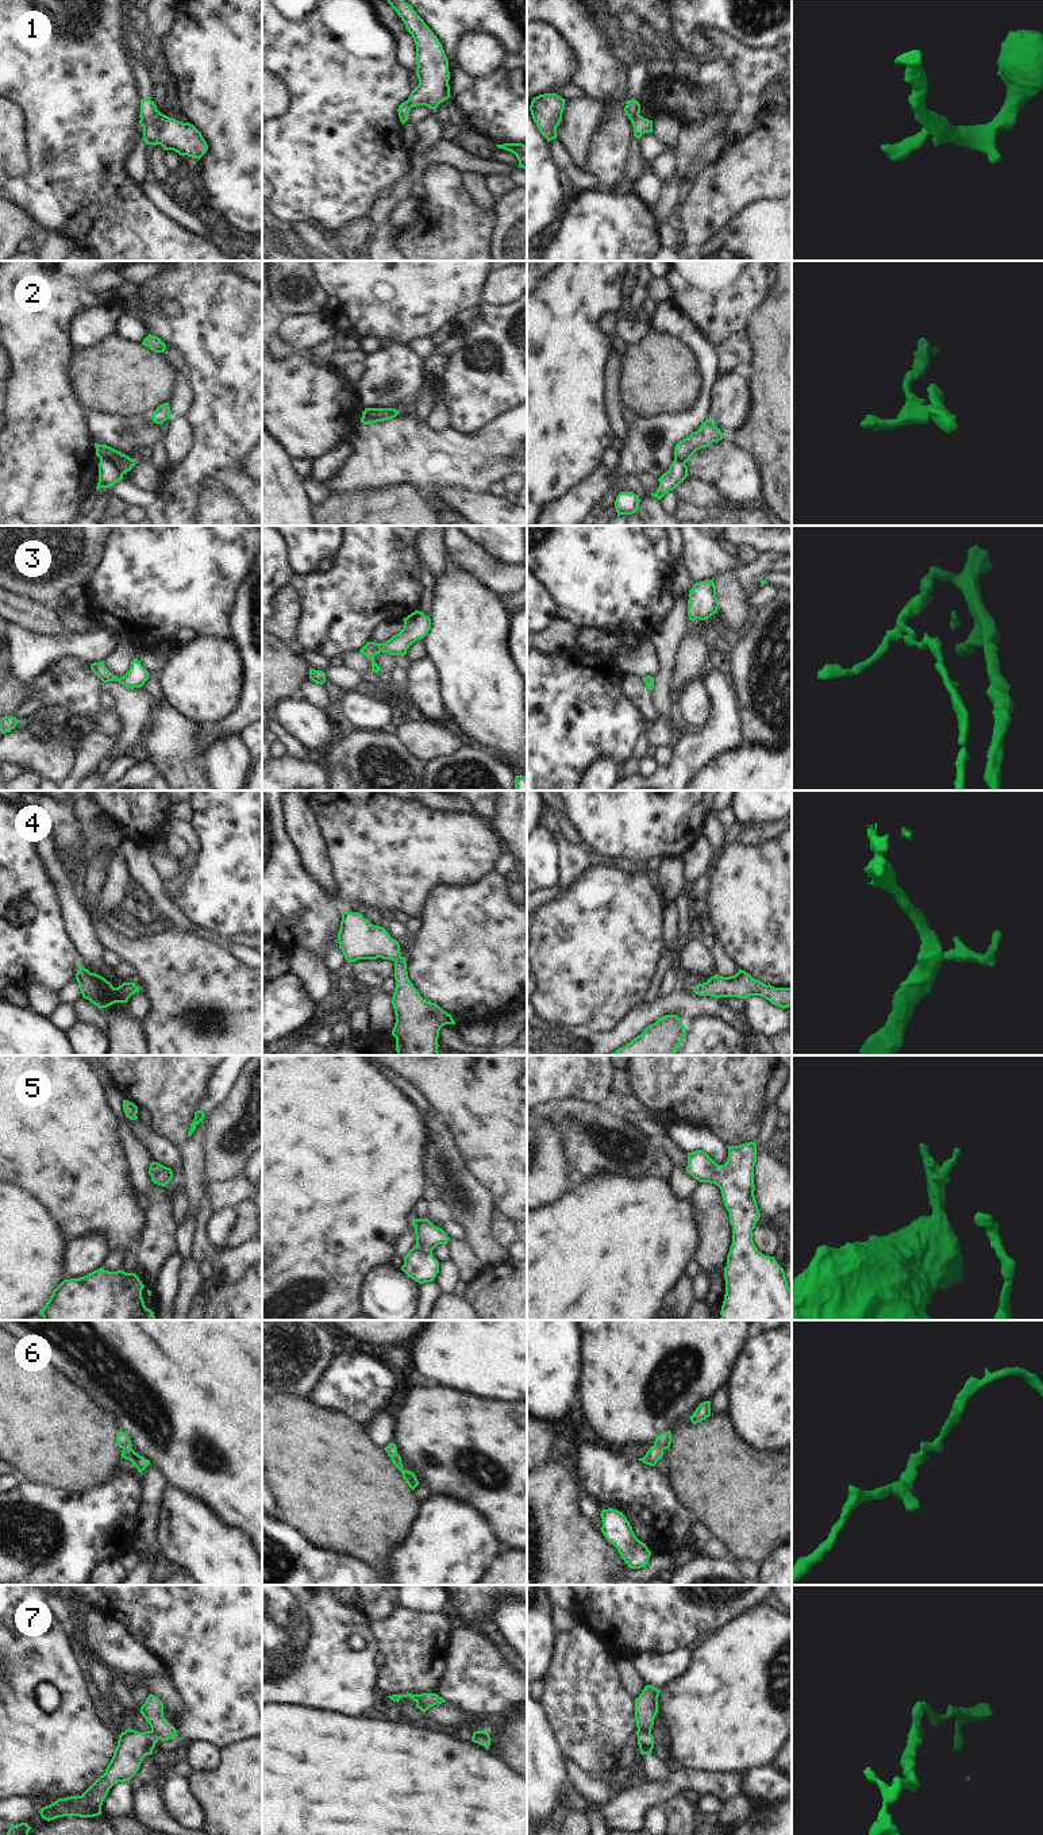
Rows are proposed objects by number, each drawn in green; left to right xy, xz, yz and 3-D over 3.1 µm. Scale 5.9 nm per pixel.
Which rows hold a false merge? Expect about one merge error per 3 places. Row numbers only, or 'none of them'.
1, 2, 7

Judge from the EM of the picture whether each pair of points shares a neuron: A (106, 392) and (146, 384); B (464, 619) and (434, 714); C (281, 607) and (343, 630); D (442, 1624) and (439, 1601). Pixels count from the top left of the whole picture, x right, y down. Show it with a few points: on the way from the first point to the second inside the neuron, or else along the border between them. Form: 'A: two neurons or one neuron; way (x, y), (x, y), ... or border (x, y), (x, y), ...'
A: one neuron; way (115, 384), (137, 384)
B: two neurons; border (433, 665), (438, 676), (438, 695), (445, 711)
C: two neurons; border (287, 584), (300, 607), (300, 645)
D: two neurons; border (410, 1607), (418, 1611), (447, 1610)

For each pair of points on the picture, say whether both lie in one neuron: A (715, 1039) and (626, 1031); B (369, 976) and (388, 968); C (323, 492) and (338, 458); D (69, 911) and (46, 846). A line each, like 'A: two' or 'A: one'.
A: two
B: one
C: one
D: one

